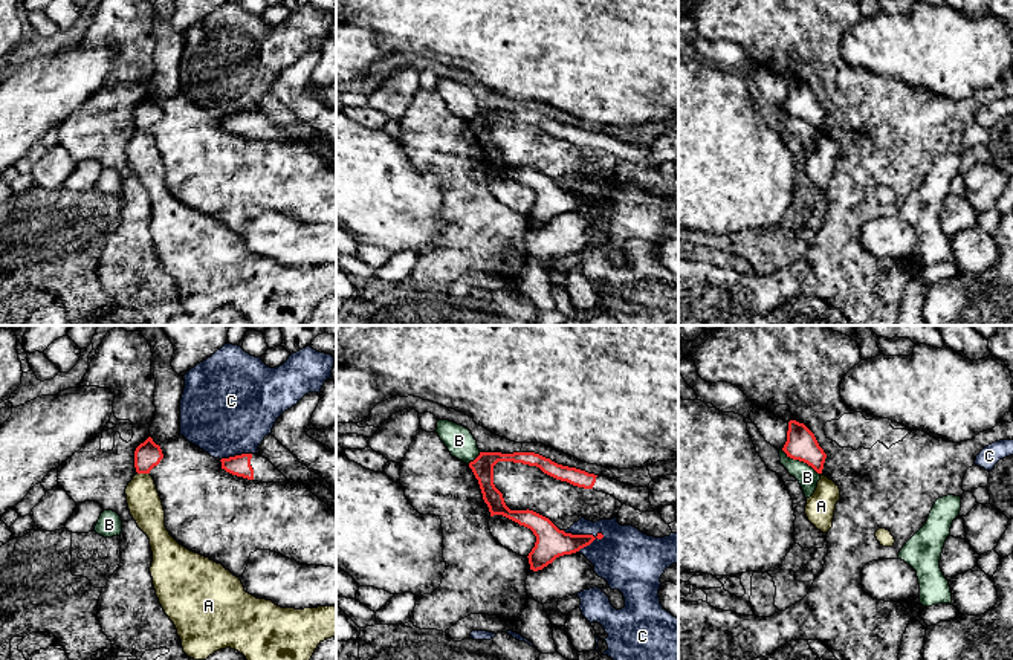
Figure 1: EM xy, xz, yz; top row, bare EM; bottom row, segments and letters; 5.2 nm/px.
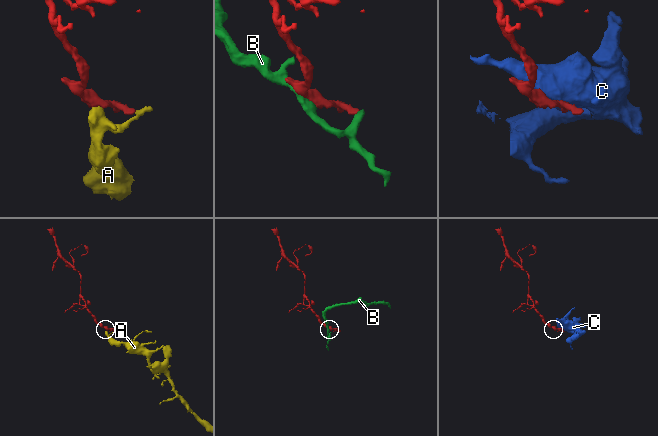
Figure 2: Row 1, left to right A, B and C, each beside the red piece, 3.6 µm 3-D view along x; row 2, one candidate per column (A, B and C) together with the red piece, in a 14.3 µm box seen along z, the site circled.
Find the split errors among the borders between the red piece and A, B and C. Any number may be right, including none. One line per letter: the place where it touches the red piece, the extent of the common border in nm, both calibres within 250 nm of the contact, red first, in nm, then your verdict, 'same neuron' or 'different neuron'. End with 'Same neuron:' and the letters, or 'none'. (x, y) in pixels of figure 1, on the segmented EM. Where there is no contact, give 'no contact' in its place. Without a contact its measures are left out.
A: xy (144, 472) | 60 nm | 140/180 nm | different neuron
B: yz (801, 460) | 240 nm | 160/110 nm | different neuron
C: xz (584, 535) | 220 nm | 160/320 nm | different neuron
Same neuron: none

